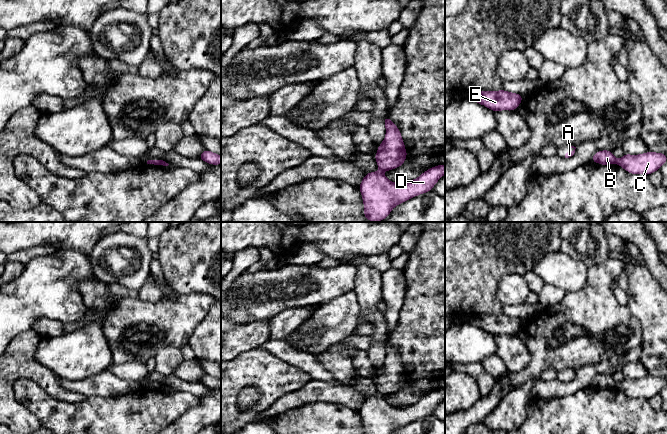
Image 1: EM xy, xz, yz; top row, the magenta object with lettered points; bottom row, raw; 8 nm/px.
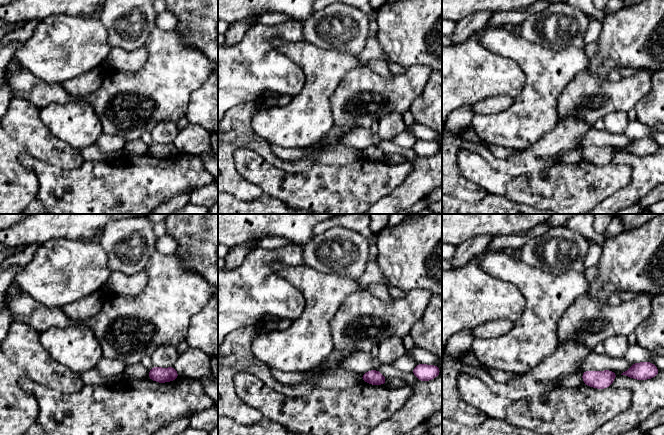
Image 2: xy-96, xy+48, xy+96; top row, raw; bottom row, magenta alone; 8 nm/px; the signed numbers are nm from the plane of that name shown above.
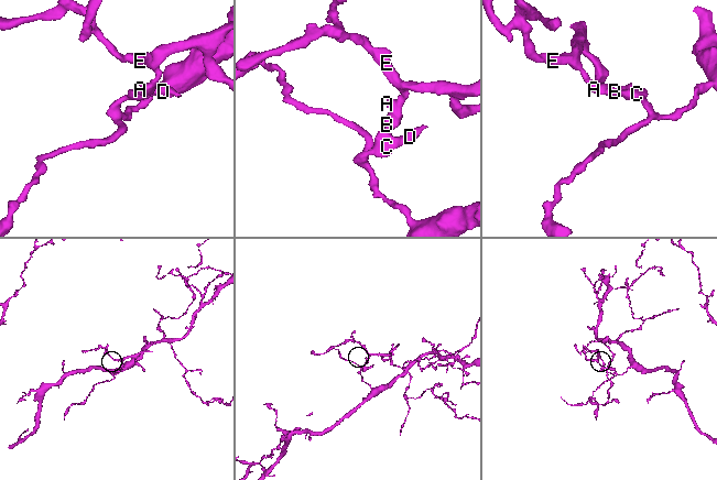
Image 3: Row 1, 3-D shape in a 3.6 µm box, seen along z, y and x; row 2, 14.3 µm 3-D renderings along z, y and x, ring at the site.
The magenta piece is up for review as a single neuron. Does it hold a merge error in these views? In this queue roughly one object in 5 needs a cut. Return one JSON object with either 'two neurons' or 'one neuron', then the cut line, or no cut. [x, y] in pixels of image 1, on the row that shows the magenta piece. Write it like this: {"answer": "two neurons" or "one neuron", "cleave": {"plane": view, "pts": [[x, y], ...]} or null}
{"answer": "two neurons", "cleave": {"plane": "yz", "pts": [[618, 160], [616, 163]]}}

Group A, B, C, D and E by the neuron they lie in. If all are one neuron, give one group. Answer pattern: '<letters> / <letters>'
A B E / C D

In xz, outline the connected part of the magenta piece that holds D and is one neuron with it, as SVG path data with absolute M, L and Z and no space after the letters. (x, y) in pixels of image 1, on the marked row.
M441 164L405 184L391 182L381 171L365 174L358 187L364 203L364 216L368 221L384 220L395 206L432 191L433 186L444 174L445 165Z

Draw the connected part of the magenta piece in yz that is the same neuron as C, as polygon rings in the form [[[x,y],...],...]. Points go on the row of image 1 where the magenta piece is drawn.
[[[649,151],[639,155],[624,154],[617,164],[631,174],[650,175],[659,170],[666,161],[666,154]]]

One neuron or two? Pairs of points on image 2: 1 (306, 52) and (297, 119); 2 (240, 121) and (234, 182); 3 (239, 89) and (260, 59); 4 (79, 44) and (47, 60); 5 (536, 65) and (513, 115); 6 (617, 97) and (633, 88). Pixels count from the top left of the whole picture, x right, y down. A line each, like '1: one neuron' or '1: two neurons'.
1: one neuron
2: one neuron
3: one neuron
4: one neuron
5: one neuron
6: one neuron

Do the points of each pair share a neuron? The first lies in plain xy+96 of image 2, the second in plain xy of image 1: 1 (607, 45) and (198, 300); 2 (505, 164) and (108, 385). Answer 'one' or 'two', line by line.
1: two
2: two

